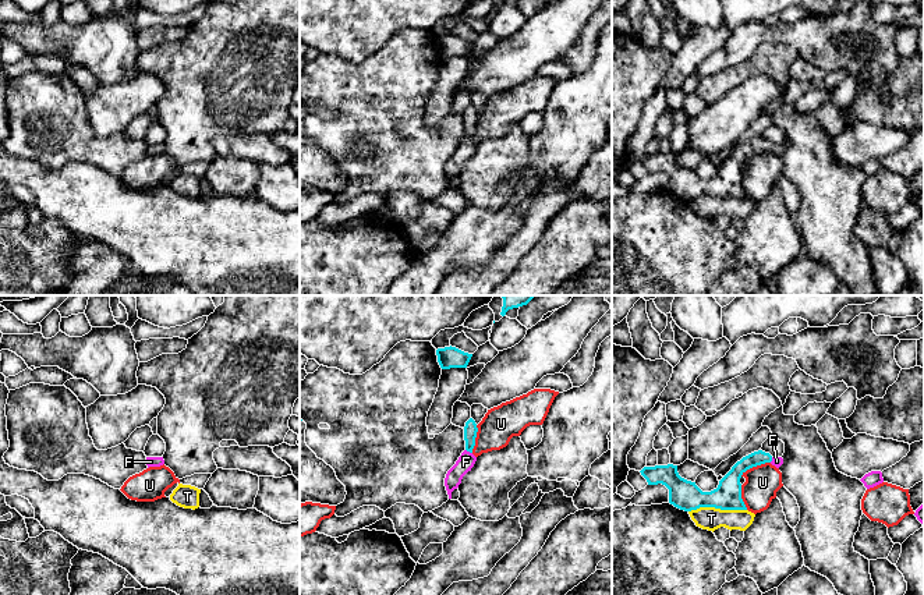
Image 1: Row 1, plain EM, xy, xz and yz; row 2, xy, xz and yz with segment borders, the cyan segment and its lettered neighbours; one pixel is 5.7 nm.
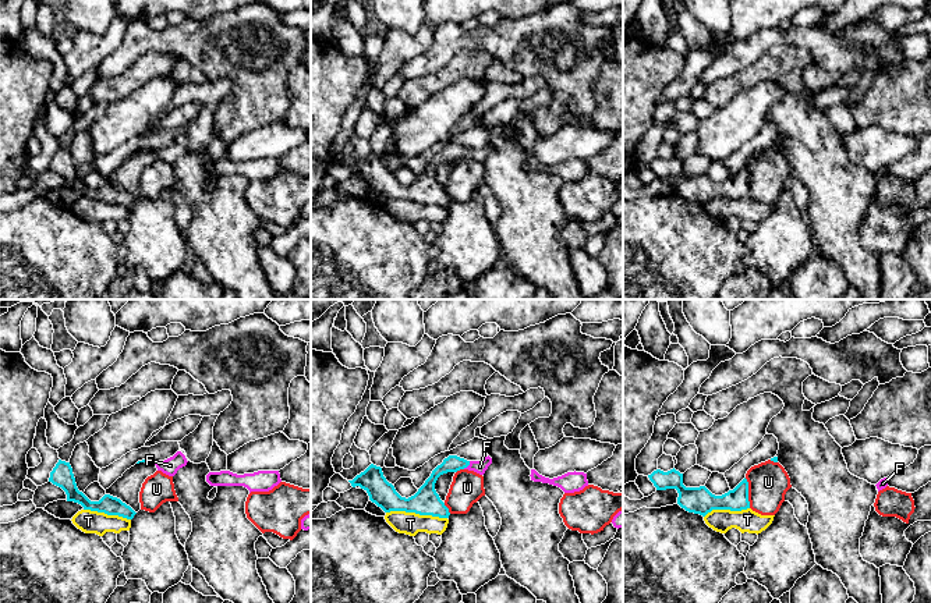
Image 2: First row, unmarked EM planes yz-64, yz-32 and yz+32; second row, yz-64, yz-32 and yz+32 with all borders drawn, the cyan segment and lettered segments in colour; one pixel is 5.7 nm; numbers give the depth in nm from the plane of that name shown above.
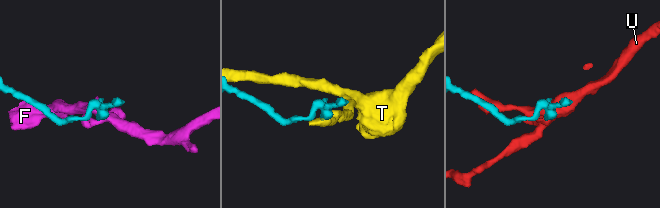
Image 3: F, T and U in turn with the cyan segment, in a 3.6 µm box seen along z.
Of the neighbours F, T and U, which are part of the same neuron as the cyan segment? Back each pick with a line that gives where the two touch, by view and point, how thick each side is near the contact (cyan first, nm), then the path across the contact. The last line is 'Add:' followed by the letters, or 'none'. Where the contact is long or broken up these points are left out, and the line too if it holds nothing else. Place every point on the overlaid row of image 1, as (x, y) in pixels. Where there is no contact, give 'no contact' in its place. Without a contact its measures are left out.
F: meets cyan in xz at (468, 450); 80 nm thick on the cyan side, 100 nm on the other; runs through xz (470, 429), (468, 450), (466, 461)
Add: F

